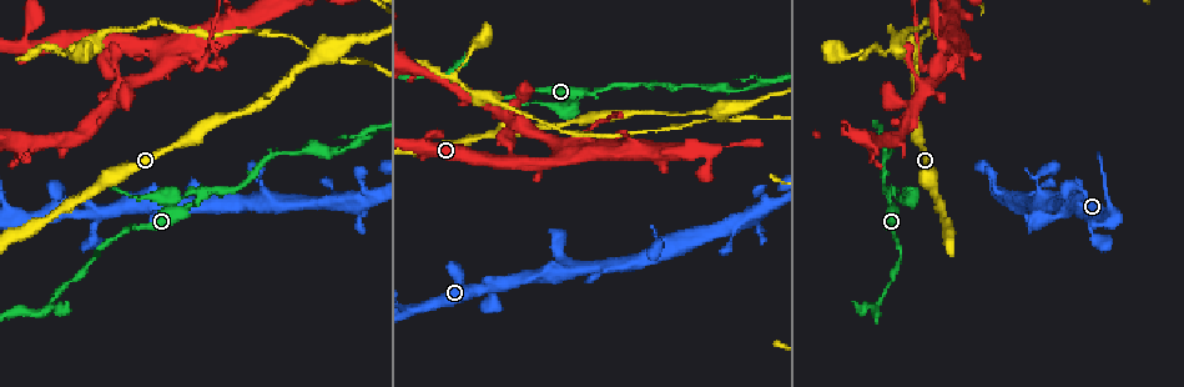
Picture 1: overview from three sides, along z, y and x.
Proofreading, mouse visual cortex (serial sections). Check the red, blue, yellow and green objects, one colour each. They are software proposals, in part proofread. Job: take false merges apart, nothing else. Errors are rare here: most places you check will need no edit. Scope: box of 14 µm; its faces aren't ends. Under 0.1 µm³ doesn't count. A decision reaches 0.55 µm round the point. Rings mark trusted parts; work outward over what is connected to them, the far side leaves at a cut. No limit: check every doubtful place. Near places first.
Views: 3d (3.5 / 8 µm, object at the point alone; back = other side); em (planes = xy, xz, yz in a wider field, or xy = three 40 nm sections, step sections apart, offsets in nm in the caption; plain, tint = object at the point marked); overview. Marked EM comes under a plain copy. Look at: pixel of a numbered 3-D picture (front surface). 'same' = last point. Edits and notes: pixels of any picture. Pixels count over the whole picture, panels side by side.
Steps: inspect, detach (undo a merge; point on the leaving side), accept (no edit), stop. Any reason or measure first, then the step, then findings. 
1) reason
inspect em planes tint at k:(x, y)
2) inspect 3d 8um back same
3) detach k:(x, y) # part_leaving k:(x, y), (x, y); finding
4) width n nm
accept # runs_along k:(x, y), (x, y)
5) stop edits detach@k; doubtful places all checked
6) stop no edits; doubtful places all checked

thick turns thin
inspect em xy step 1 tint at 1:(317, 54)

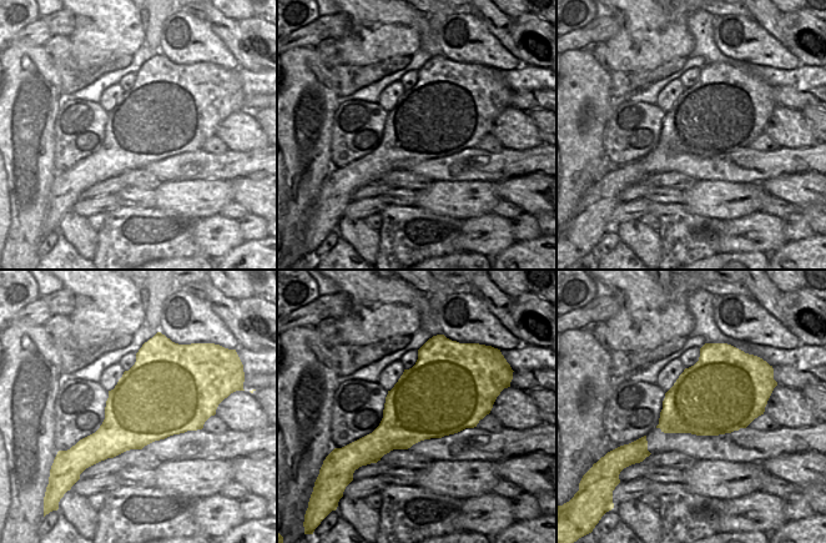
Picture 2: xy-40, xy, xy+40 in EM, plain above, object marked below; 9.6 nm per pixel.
inspect 3d 3.5um same

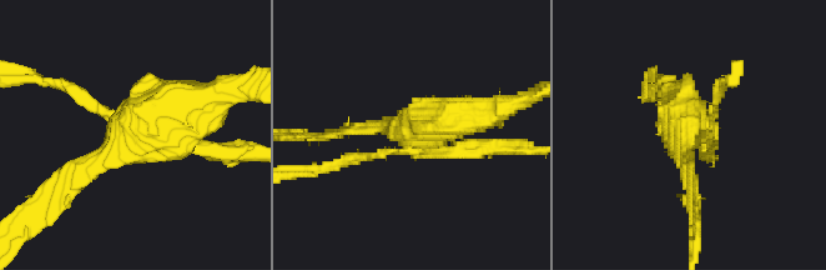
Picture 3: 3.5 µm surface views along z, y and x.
detach 3:(489, 150) # two cells meet here

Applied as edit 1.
see it whole again
inspect overview

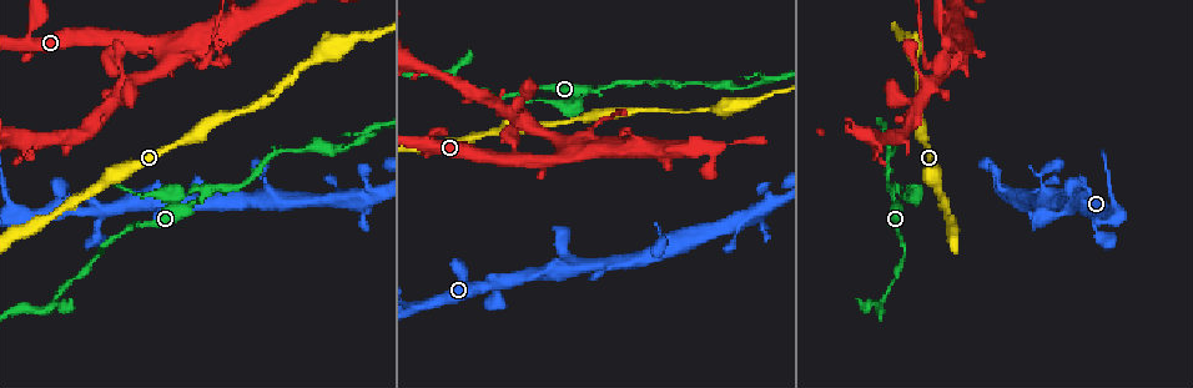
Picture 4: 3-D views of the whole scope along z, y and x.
branch point
inspect 3d 3.5um at 4:(206, 192)

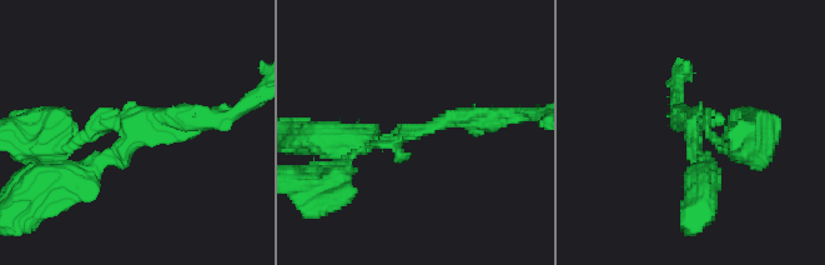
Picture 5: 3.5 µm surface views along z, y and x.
arms 3; arm_widths 100, 200, 250 nm; shape alone is not enough
inspect em xy step 3 tint at 5:(694, 132)

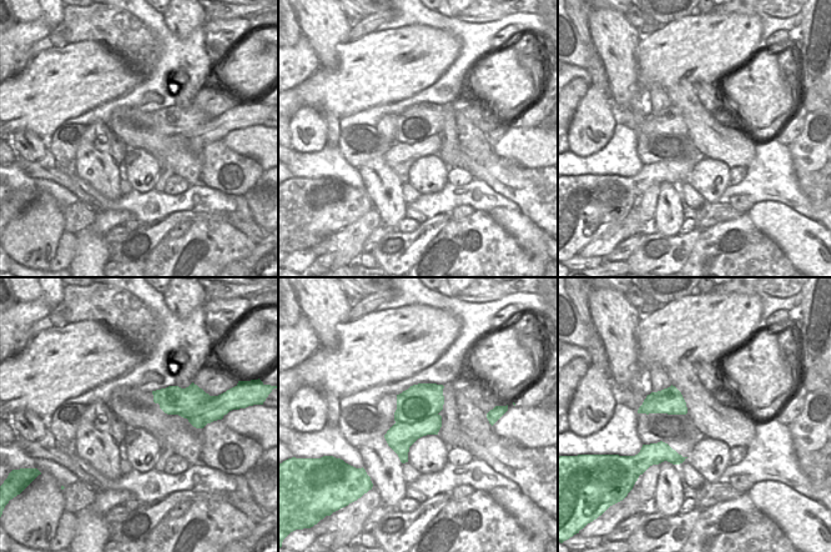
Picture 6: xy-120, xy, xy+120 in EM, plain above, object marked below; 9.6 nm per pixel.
accept # runs_along 5:(70, 175), (146, 118), (207, 118); one cell here

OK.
abrupt turn
inspect 3d 3.5um at 4:(928, 63)

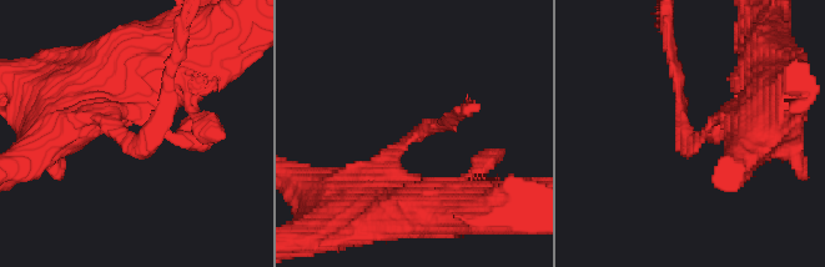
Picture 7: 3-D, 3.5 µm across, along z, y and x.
need the tissue
inspect em xy step 5 tint at 7:(403, 147)

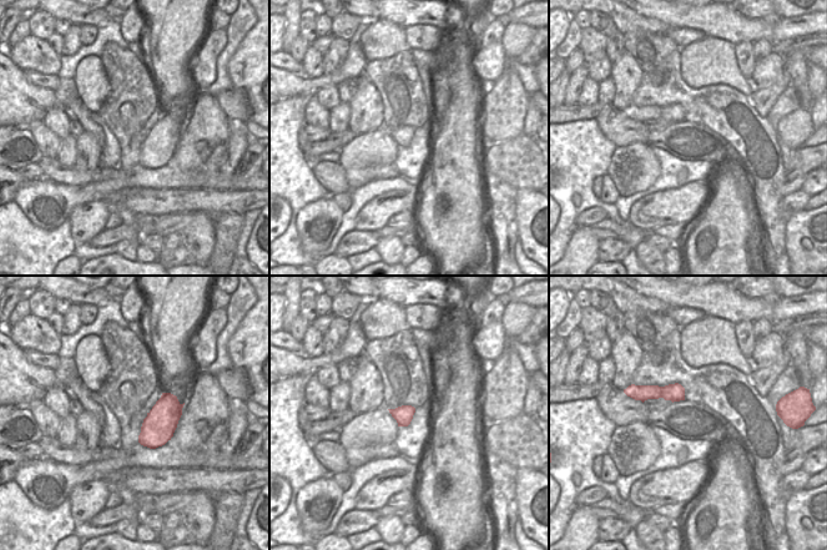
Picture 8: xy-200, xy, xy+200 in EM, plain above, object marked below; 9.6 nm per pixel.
accept # runs_along 7:(367, 217), (393, 191), (390, 156), (447, 121); all the same cell

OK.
stop edits detach@3; doubtful places all checked

